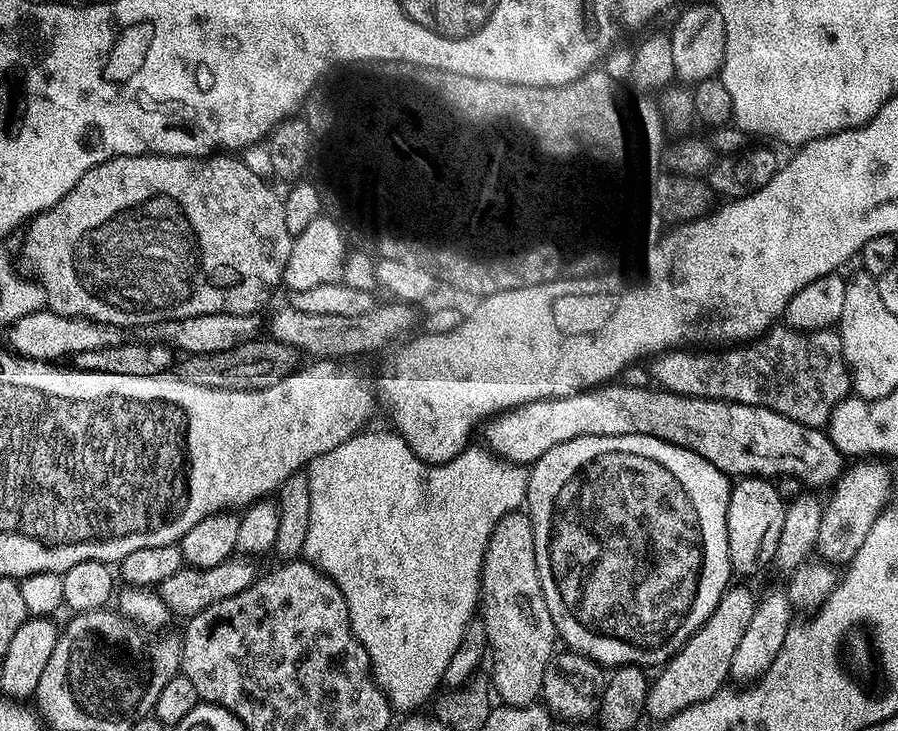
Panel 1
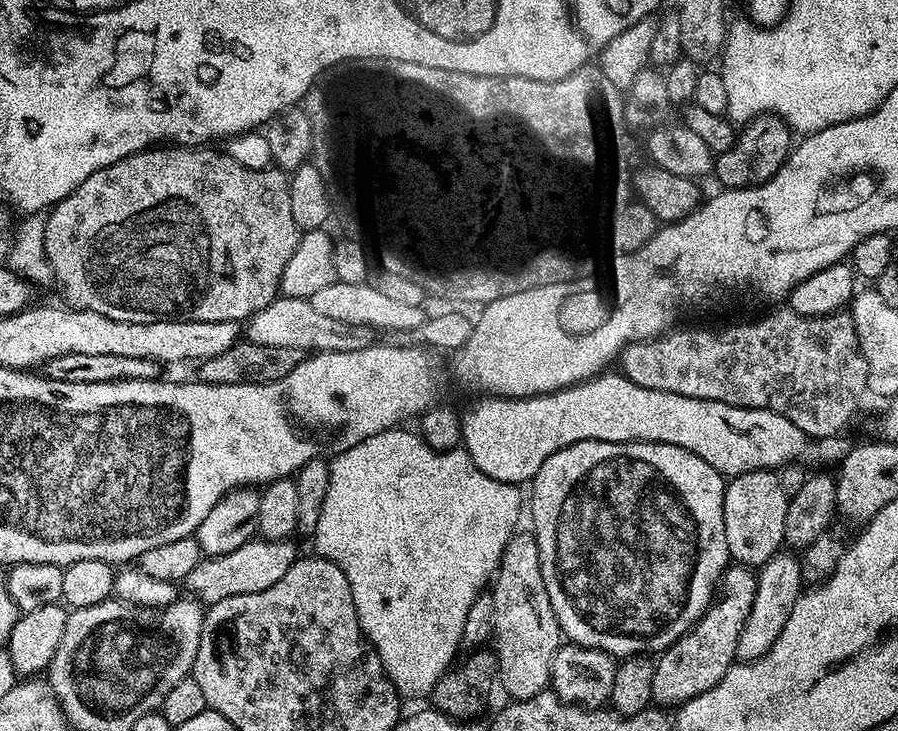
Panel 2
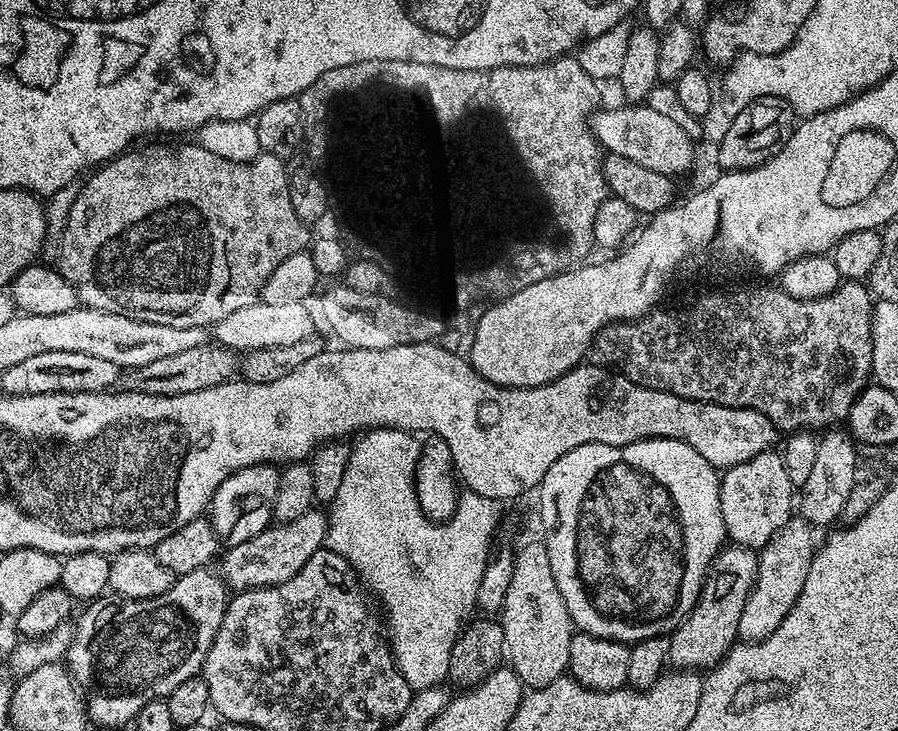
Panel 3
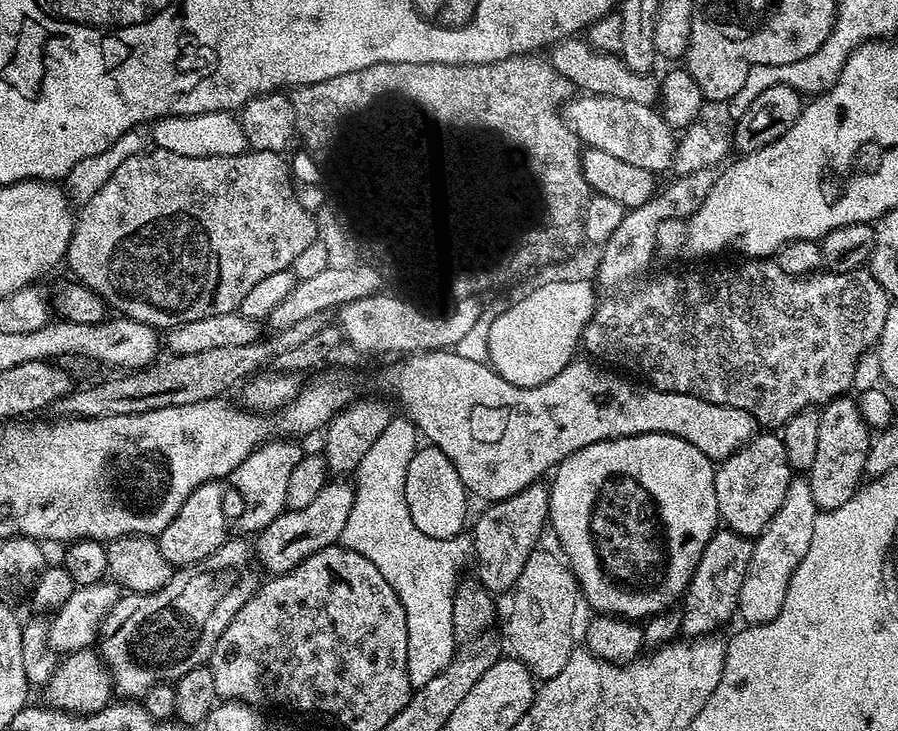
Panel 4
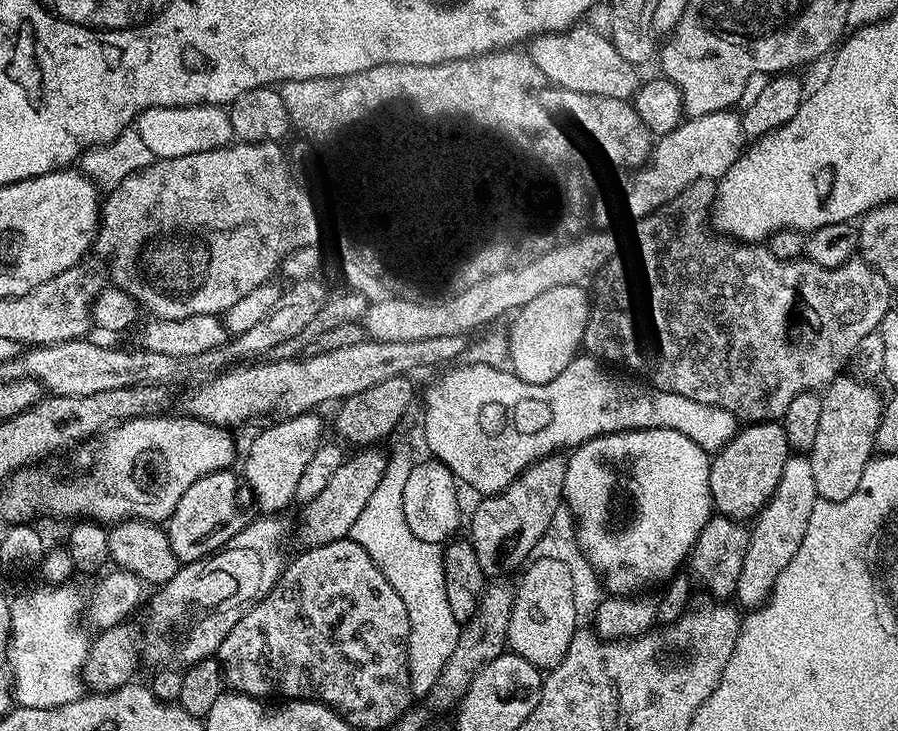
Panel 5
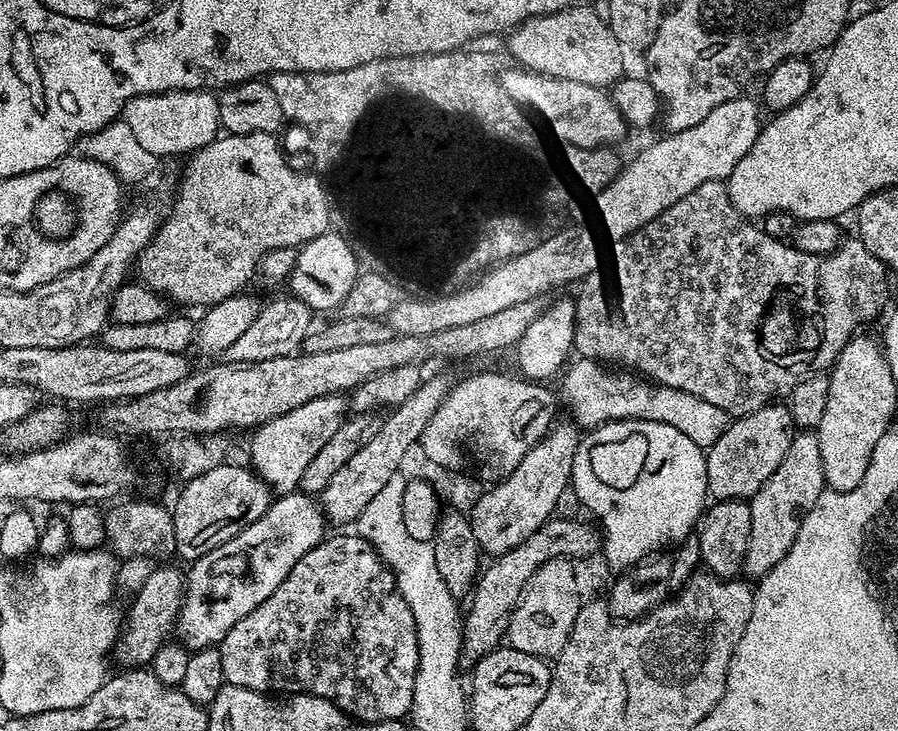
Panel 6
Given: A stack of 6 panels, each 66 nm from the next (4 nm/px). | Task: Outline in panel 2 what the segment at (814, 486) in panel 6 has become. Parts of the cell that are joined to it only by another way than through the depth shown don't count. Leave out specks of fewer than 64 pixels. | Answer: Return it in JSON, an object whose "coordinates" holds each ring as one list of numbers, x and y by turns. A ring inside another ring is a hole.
{"coordinates":[[781,550,776,555,770,557,765,564,759,565,760,581,755,581,754,591,750,597,751,614,746,618,746,626,742,626,742,634,738,638,738,650,736,654,741,661,756,660,759,656,766,655,770,650,770,646,774,646,778,634,782,634,782,626,786,626,787,611,790,605,800,596,802,585,805,583,803,575,800,573,801,561,796,556,795,558,792,557,790,553,792,552]]}

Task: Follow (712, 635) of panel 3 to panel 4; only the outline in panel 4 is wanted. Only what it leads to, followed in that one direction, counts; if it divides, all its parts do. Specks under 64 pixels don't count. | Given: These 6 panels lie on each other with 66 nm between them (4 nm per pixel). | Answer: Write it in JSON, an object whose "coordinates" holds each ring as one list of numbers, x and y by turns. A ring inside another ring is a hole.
{"coordinates":[[718,530,706,542,706,550,702,550,702,558,698,558,698,566,688,583,688,590,682,597,682,614,680,632,685,637,695,638,715,633,731,616,738,612,738,594,742,590,742,582,746,578,746,570,750,566,750,554,753,541,736,532]]}

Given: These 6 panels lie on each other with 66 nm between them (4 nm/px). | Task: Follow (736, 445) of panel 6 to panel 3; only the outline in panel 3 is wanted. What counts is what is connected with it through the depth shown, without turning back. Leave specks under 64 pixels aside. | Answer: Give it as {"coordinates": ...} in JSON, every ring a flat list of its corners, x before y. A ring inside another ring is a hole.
{"coordinates":[[769,450,746,462,723,469,720,477,720,509,725,537,733,545,759,550,794,514,794,487,783,466,781,453]]}

